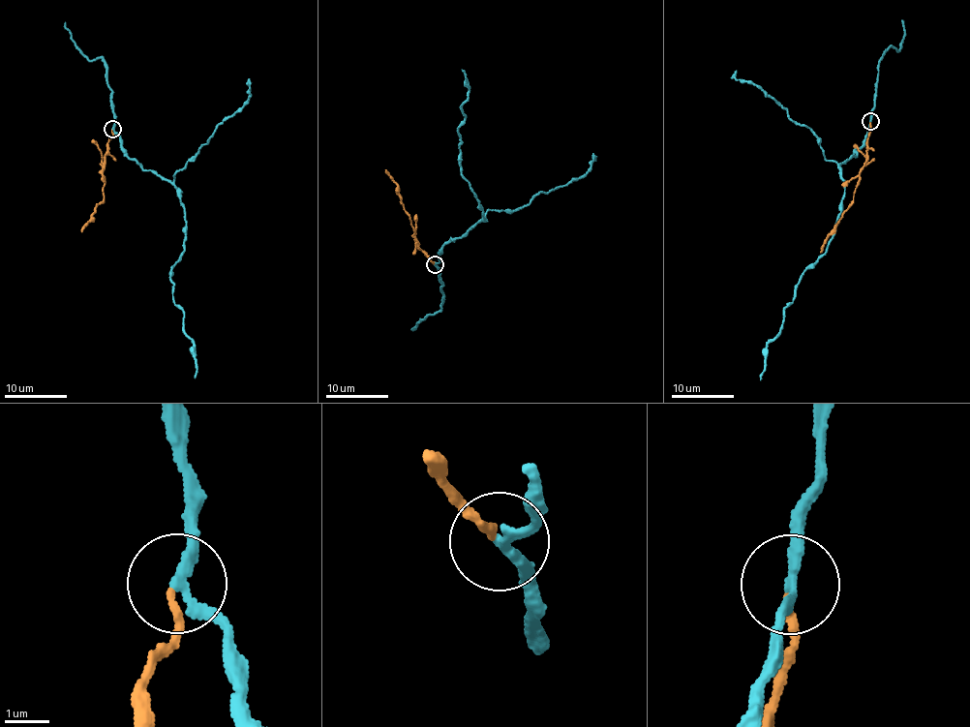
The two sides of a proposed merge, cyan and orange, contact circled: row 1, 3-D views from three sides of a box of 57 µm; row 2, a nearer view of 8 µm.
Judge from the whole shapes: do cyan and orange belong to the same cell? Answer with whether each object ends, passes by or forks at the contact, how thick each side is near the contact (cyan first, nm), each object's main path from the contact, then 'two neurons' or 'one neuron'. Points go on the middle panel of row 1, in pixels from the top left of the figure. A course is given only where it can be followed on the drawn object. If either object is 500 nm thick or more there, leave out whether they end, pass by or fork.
cyan passes by; orange ends there; 200 nm thick on the cyan side, 170 nm on the other; cyan runs (435, 264), (449, 240), (484, 219), (463, 175), (457, 133), (465, 117), (461, 105), (470, 87), (461, 69); orange runs (433, 264), (419, 248), (396, 184), (385, 170); two neurons

